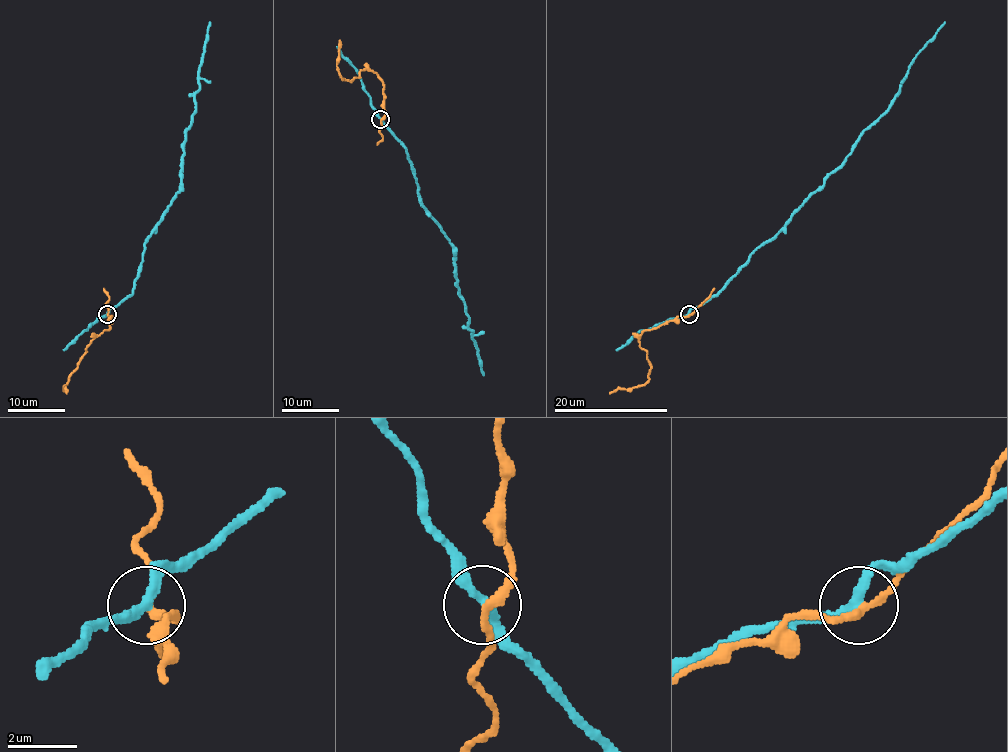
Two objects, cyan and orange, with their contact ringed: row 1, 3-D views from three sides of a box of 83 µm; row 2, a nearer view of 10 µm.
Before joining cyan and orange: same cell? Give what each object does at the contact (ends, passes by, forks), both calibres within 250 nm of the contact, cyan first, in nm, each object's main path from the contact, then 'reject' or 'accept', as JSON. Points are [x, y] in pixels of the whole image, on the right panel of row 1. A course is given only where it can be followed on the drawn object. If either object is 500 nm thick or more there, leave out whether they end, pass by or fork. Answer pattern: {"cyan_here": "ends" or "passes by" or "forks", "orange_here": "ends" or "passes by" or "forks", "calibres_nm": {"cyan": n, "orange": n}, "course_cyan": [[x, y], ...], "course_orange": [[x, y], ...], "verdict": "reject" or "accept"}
{"cyan_here": "passes by", "orange_here": "passes by", "calibres_nm": {"cyan": 280, "orange": 220}, "course_cyan": [[689, 314], [717, 293], [841, 164], [863, 132], [889, 107], [908, 65], [944, 22]], "course_orange": [[689, 314], [645, 330], [639, 345], [646, 351], [651, 364], [648, 380], [626, 390], [616, 388], [609, 394]], "verdict": "reject"}

